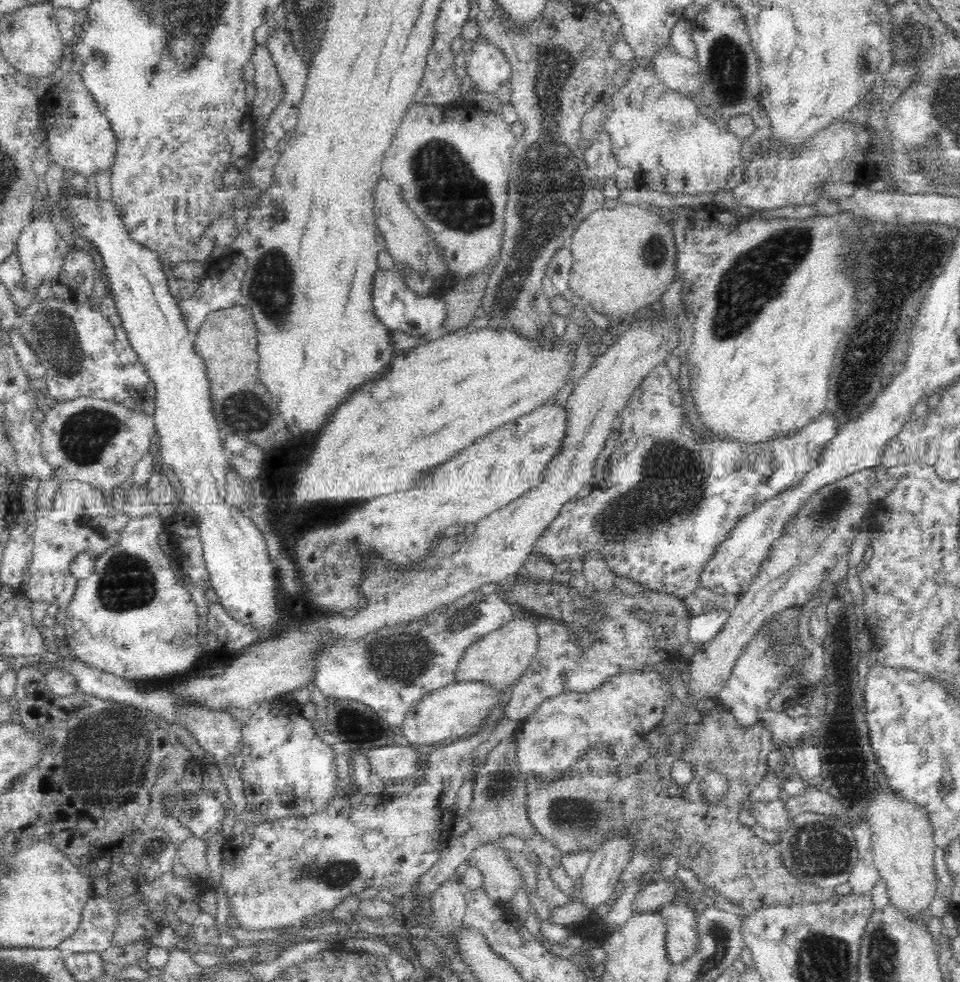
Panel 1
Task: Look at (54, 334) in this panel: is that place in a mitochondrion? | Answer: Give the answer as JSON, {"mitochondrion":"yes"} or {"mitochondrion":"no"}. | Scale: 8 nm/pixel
{"mitochondrion":"yes"}

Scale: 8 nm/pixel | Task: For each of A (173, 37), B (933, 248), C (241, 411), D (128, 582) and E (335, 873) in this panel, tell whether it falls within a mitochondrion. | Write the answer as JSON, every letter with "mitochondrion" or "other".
{"A":"mitochondrion","B":"other","C":"mitochondrion","D":"mitochondrion","E":"mitochondrion"}

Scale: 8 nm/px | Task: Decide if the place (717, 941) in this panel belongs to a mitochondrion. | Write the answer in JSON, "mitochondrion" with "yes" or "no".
{"mitochondrion":"yes"}

